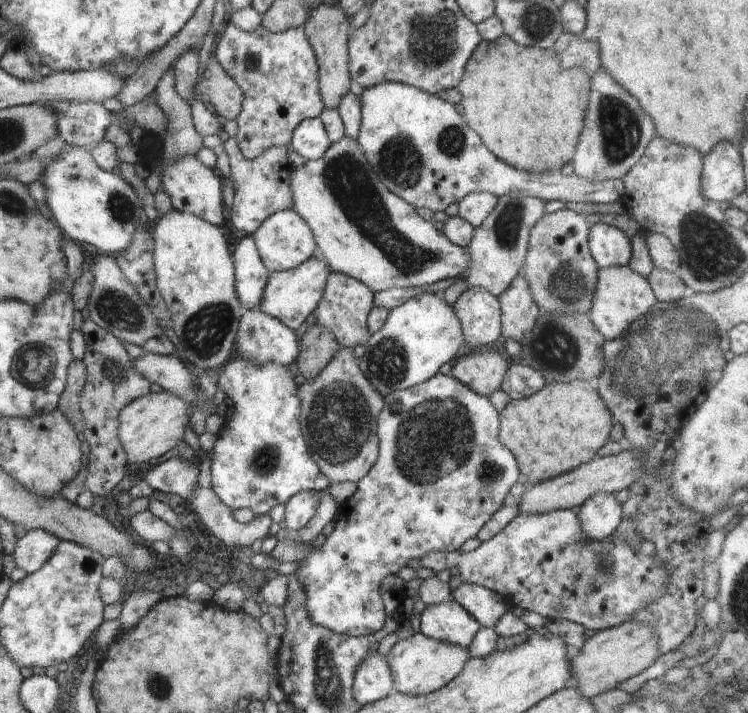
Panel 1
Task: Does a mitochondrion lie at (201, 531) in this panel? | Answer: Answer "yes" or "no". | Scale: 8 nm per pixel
no

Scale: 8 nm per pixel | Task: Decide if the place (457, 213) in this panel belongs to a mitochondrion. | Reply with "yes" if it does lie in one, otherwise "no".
no

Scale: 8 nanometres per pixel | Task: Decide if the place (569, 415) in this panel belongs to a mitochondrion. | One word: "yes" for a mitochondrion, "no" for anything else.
no

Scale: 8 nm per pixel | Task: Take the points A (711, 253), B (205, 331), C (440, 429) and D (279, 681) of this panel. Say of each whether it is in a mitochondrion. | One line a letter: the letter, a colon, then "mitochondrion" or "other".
A: mitochondrion
B: mitochondrion
C: mitochondrion
D: other

